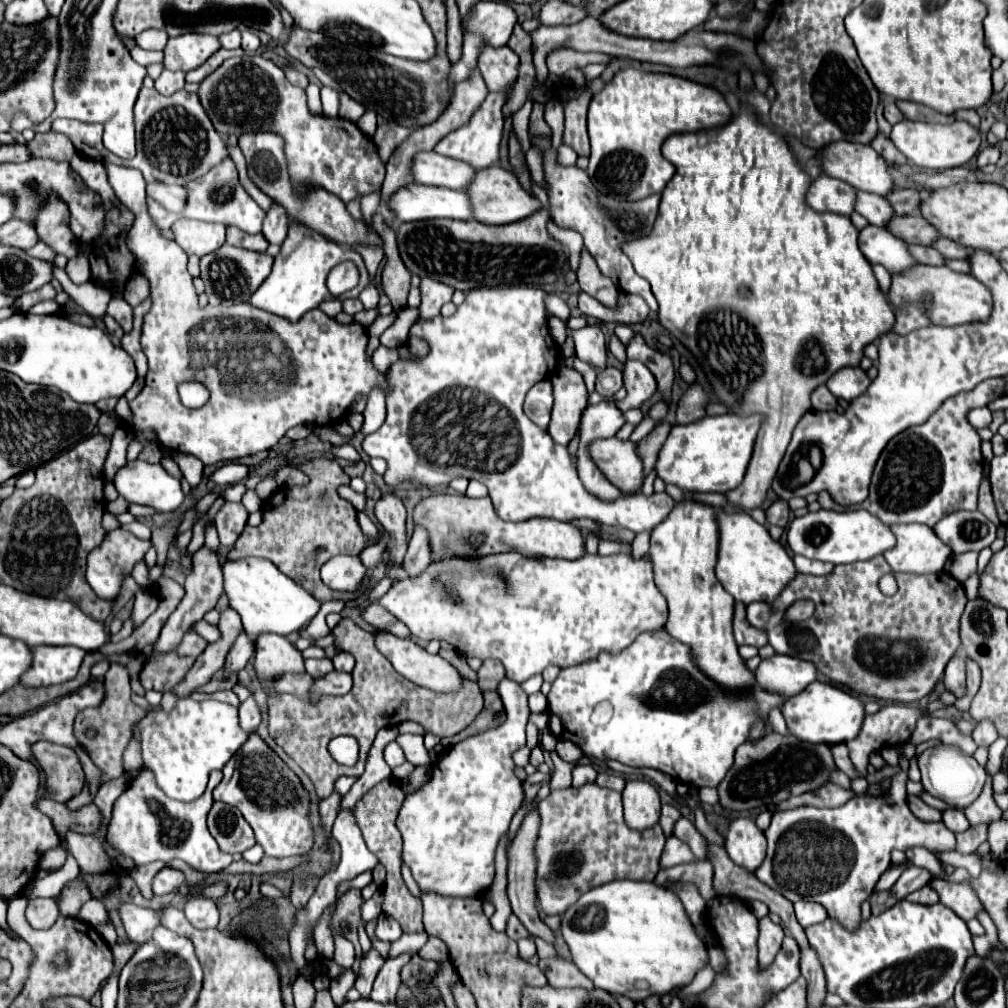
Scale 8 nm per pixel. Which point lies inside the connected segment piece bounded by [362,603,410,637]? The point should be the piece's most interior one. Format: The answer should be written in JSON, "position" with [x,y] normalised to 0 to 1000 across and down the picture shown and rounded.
{"position":[375,612]}

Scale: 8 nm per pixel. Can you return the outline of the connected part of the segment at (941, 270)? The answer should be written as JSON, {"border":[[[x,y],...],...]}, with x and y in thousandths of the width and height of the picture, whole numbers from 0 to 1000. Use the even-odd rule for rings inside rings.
{"border":[[[905,263],[897,271],[885,271],[885,283],[881,289],[883,303],[893,307],[895,303],[909,303],[909,299],[923,293],[919,313],[925,322],[956,322],[964,318],[978,316],[984,309],[984,295],[972,279],[960,271],[948,271],[940,265],[923,265],[923,263]]]}

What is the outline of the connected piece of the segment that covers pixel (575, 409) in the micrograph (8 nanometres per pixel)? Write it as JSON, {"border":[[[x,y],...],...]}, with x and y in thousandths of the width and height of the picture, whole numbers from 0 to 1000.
{"border":[[[550,366],[546,372],[550,384],[550,406],[544,430],[556,441],[563,441],[571,432],[575,412],[583,400],[583,388],[571,366]]]}

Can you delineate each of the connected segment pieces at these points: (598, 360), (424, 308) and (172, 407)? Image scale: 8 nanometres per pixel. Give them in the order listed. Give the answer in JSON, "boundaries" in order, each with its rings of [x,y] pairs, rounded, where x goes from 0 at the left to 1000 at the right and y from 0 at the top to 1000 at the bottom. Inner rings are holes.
{"boundaries":[[[[581,322],[577,326],[565,326],[563,334],[567,334],[573,354],[579,360],[589,360],[599,364],[601,360],[601,336],[595,324]]],[[[419,277],[417,281],[417,289],[419,289],[419,303],[417,303],[417,311],[421,316],[429,316],[433,313],[437,313],[437,305],[440,301],[444,301],[448,297],[450,287],[431,279],[431,277]]],[[[105,164],[105,170],[115,195],[135,213],[133,225],[127,229],[125,239],[127,247],[137,259],[135,263],[139,263],[139,271],[149,280],[151,297],[151,305],[143,313],[139,334],[141,348],[147,354],[147,370],[143,386],[133,398],[129,398],[131,430],[149,426],[153,428],[161,445],[169,449],[188,449],[194,451],[202,461],[212,461],[216,457],[230,457],[270,445],[292,422],[310,420],[319,424],[331,418],[335,420],[337,414],[343,412],[351,394],[355,390],[365,392],[373,382],[385,388],[381,370],[375,370],[371,362],[363,358],[365,330],[357,320],[337,322],[319,309],[306,309],[302,314],[298,314],[298,318],[286,318],[284,314],[270,313],[250,305],[248,301],[238,301],[238,314],[234,314],[234,303],[198,305],[191,276],[186,267],[187,253],[173,239],[161,235],[159,225],[147,211],[145,182],[141,172],[115,164]],[[183,378],[198,378],[208,388],[206,400],[198,406],[183,404],[177,394],[177,382]]]]}

